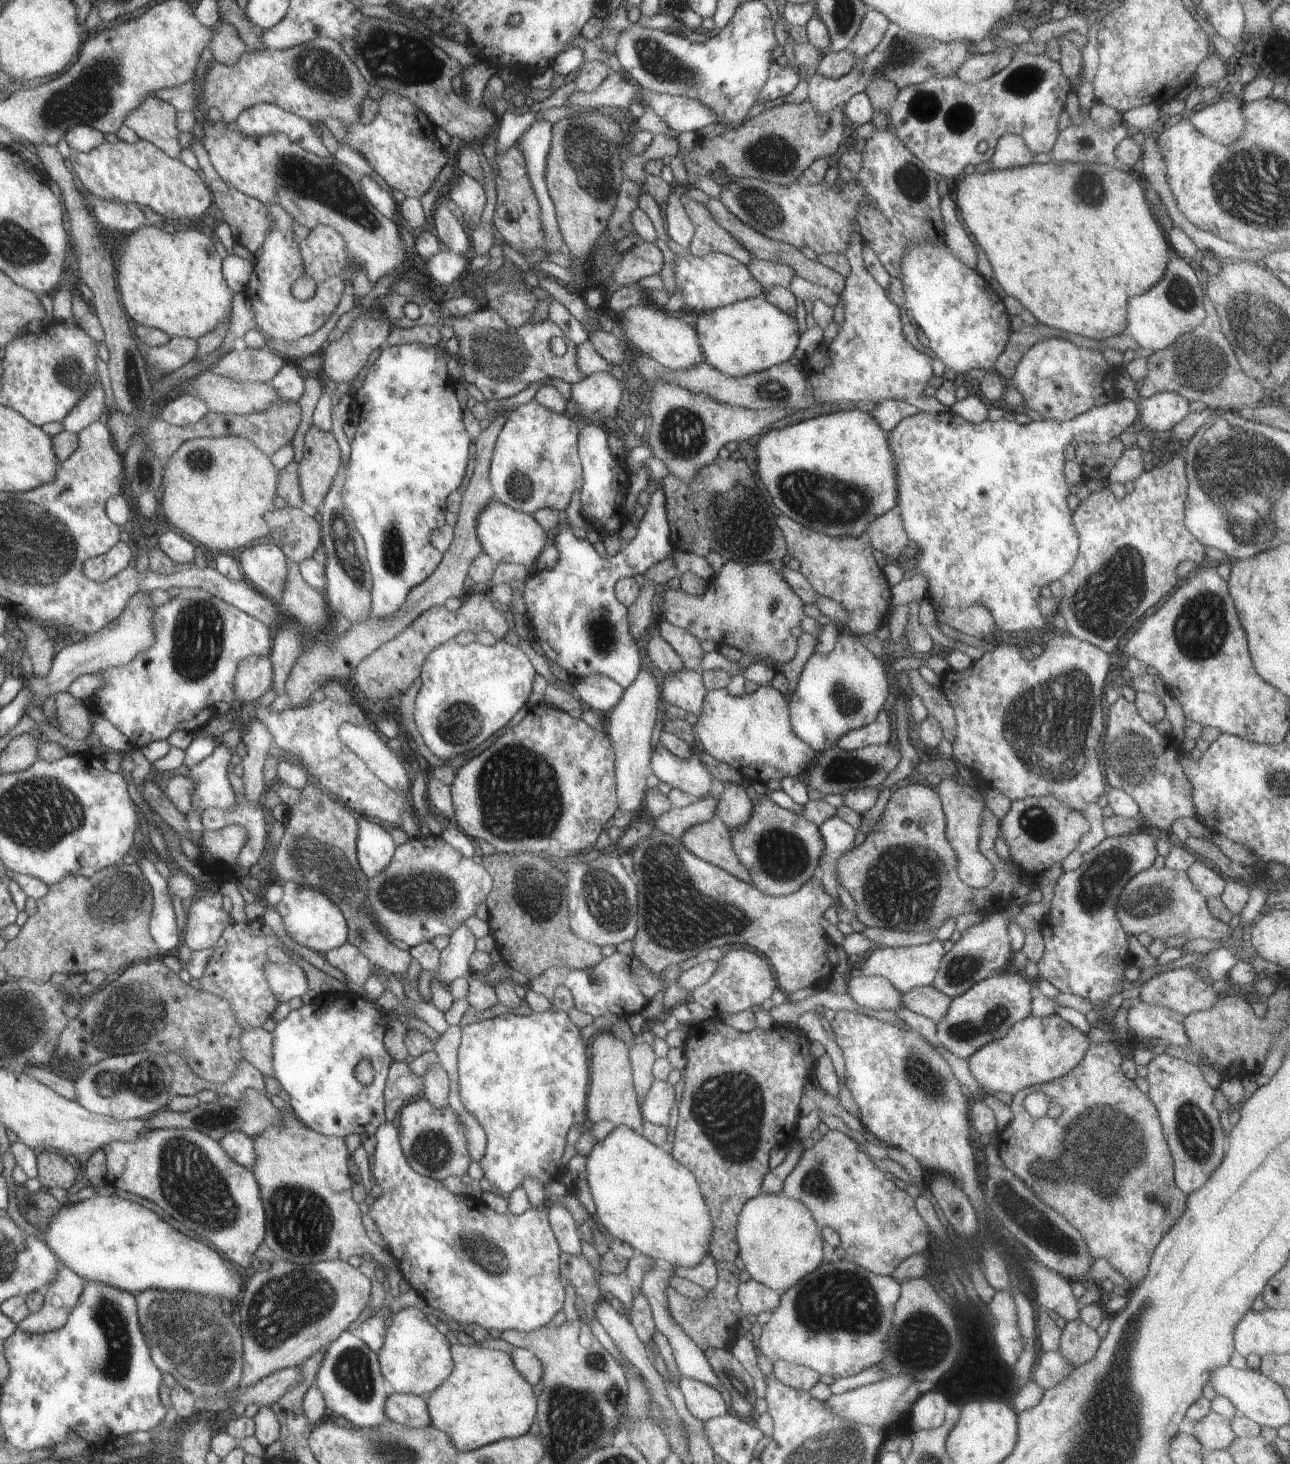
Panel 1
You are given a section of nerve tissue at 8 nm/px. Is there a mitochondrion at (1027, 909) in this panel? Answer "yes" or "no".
no

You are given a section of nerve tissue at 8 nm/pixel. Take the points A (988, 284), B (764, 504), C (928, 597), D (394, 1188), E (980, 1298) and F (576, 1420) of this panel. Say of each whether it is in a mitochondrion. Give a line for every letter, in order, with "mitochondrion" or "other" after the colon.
A: other
B: mitochondrion
C: other
D: other
E: other
F: mitochondrion

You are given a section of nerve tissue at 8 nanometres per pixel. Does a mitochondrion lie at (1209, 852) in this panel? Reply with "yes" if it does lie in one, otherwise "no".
no

